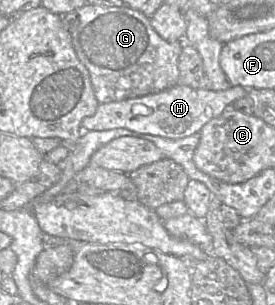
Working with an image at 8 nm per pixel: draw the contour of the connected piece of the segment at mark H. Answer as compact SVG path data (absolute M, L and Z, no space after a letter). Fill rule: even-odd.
M177 84L145 96L99 103L95 113L82 120L81 128L82 131L126 128L137 133L181 139L200 132L206 123L220 116L227 108L233 108L232 104L247 94L248 89L241 86L231 86L224 91L213 91Z

